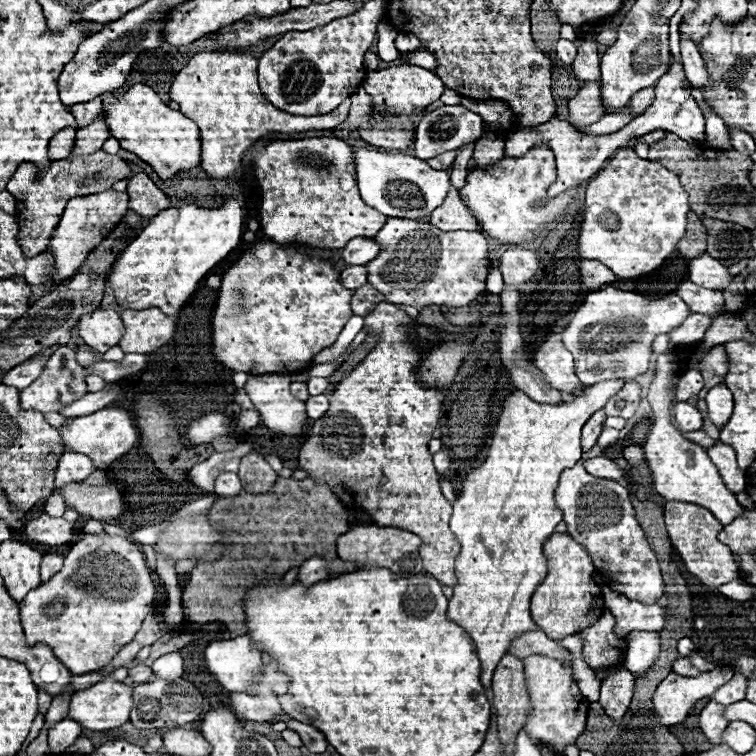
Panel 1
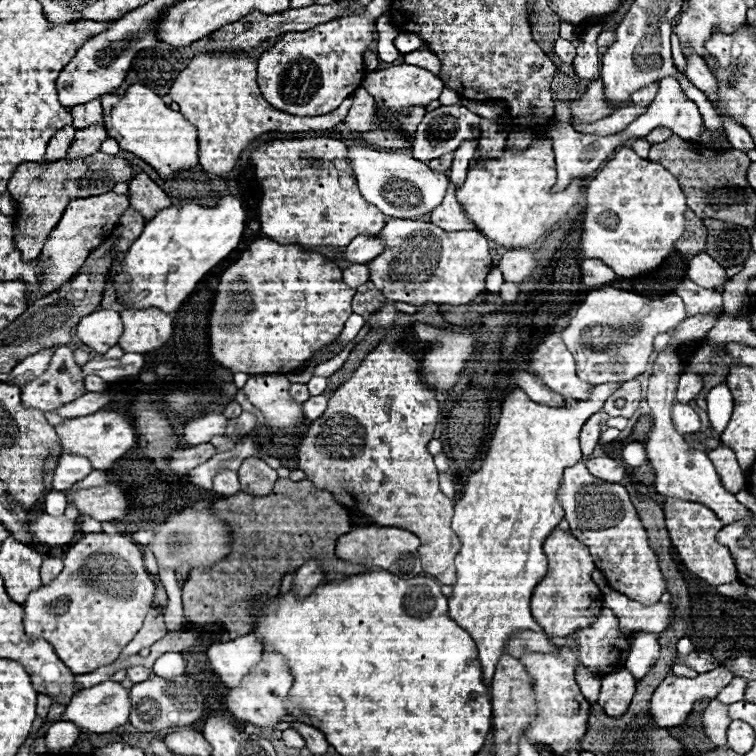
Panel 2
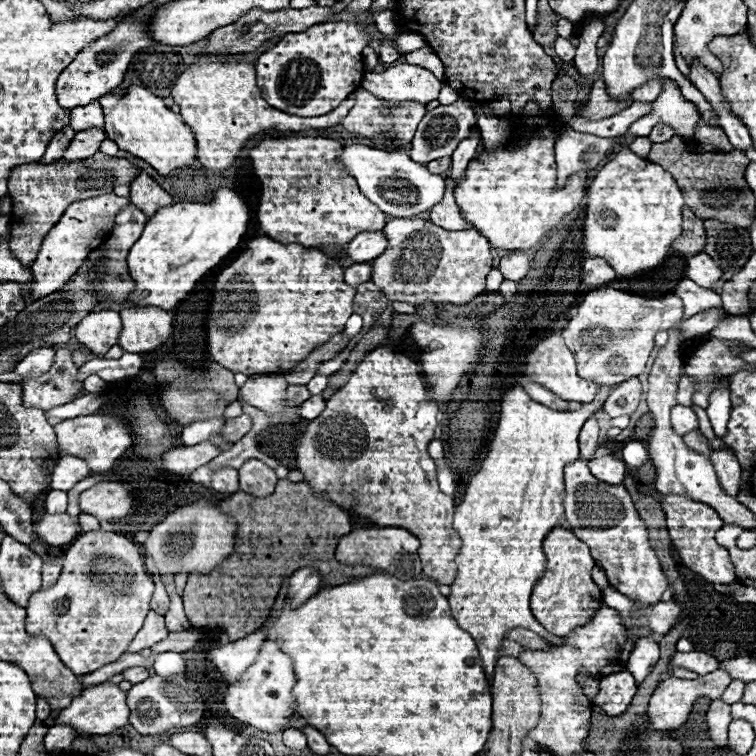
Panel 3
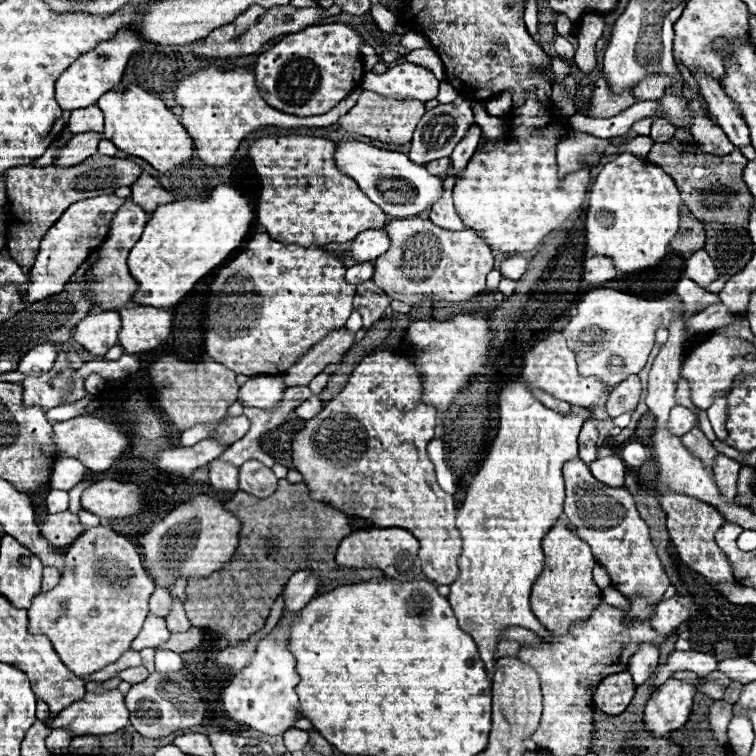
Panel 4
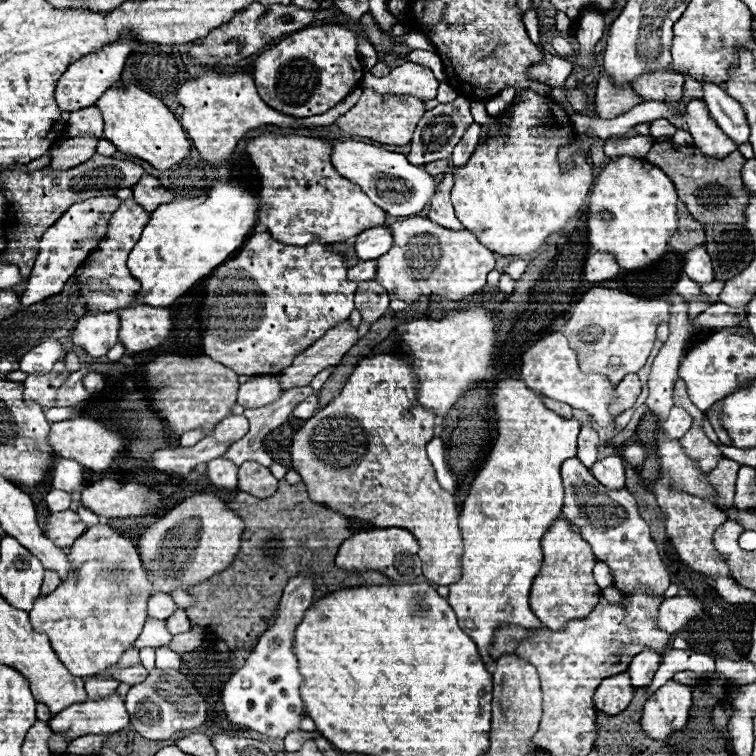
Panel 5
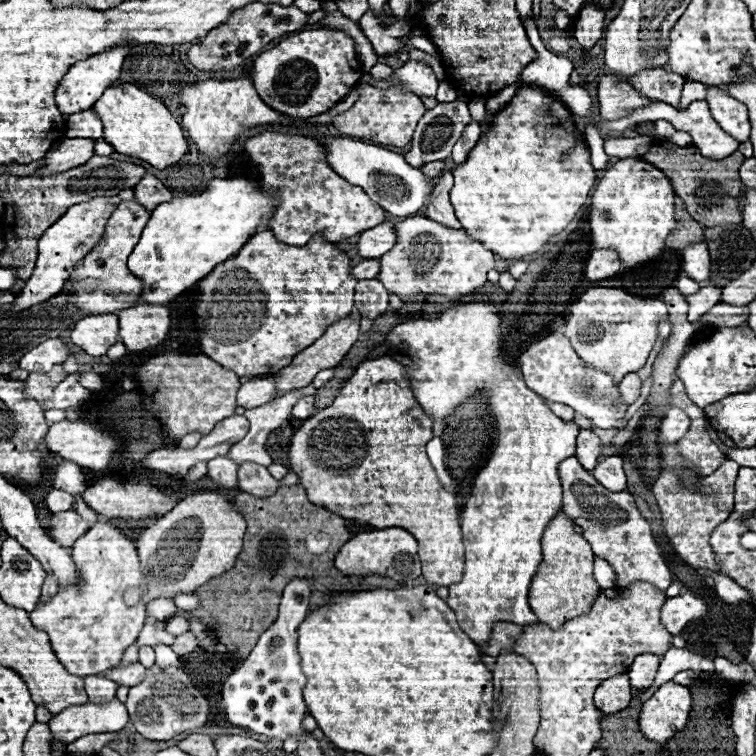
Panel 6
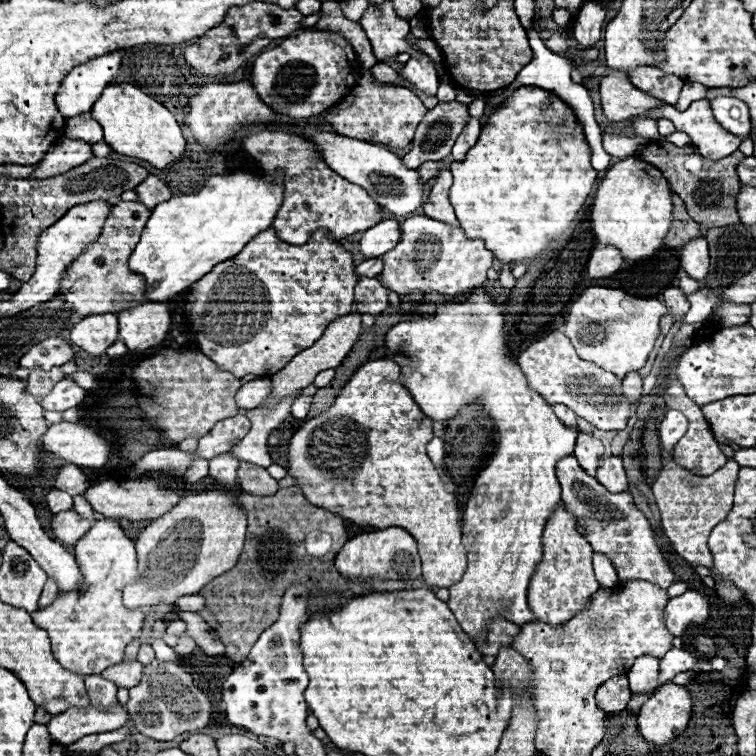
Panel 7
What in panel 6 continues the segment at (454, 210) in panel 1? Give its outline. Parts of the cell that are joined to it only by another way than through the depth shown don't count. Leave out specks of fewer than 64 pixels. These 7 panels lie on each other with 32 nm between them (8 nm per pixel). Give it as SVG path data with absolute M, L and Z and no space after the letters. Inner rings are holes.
M446 170L438 176L438 182L432 190L432 198L426 204L426 216L444 226L460 228L460 222L454 216L454 208L450 204L450 188L452 188L452 172Z

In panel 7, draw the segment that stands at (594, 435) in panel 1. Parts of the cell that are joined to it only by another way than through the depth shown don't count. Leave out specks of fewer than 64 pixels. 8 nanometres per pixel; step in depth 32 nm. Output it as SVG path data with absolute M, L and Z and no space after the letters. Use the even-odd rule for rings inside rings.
M584 432L578 434L578 444L576 444L574 456L578 458L580 466L582 466L590 476L594 476L596 466L598 466L602 454L604 454L604 446L602 446L602 442L600 442L598 438L594 438L594 436L590 436L590 434L584 434Z

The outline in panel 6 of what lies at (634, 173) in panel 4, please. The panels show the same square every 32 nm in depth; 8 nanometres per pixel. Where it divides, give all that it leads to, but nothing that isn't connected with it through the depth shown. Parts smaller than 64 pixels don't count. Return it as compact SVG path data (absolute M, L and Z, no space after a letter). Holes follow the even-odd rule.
M618 160L604 170L592 194L590 228L594 246L616 250L626 268L656 258L664 250L664 238L674 228L674 190L670 180L644 160Z

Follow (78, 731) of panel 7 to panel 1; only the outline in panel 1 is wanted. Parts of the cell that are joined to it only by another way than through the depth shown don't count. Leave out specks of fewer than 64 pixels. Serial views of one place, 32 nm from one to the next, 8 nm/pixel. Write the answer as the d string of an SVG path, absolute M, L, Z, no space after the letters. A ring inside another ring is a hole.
M114 678L80 690L72 696L66 718L78 722L82 728L106 732L128 722L132 710L132 686L124 686Z

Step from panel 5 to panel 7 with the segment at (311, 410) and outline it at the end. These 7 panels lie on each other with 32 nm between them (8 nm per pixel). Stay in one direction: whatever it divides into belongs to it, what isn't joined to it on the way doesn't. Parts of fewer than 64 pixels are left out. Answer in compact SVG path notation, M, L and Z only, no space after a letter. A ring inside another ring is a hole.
M298 396L292 404L292 416L294 418L306 418L308 416L308 410L310 410L310 404L312 404L312 398L308 396Z

